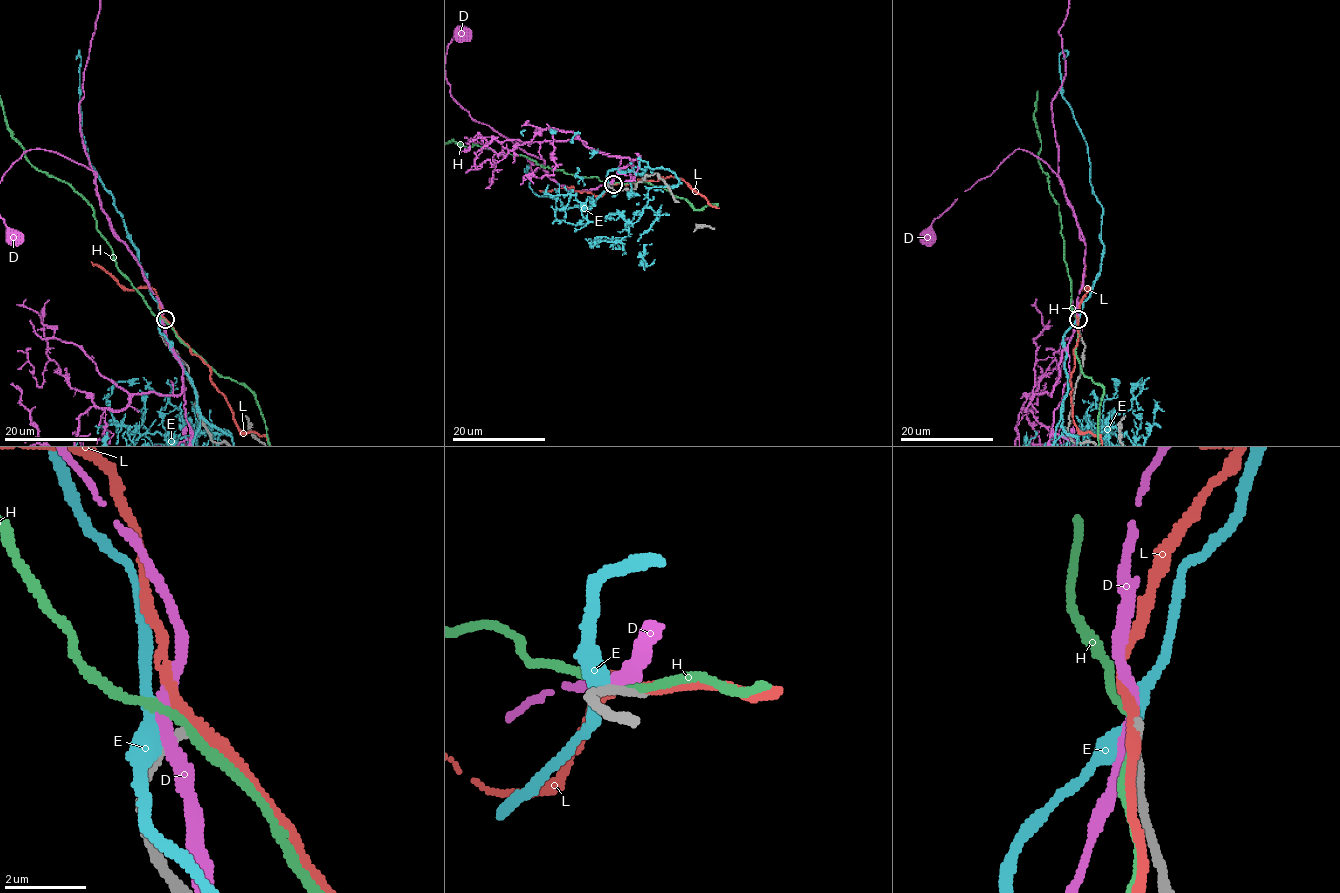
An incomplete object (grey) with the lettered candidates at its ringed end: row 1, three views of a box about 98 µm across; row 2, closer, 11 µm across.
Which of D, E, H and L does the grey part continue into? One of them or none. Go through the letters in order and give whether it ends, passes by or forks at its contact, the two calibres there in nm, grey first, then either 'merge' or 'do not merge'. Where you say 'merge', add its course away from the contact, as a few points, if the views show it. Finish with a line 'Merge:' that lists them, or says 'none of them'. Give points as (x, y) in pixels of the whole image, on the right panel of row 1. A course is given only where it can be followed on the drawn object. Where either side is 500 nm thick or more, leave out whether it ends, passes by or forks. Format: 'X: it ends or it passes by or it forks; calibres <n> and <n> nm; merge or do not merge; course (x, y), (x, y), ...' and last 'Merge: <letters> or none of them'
D: it passes by; calibres 320 and 320 nm; do not merge
E: it passes by; calibres 320 and 440 nm; do not merge
H: it passes by; calibres 240 and 200 nm; do not merge
L: it passes by; calibres 240 and 240 nm; do not merge
Merge: none of them

